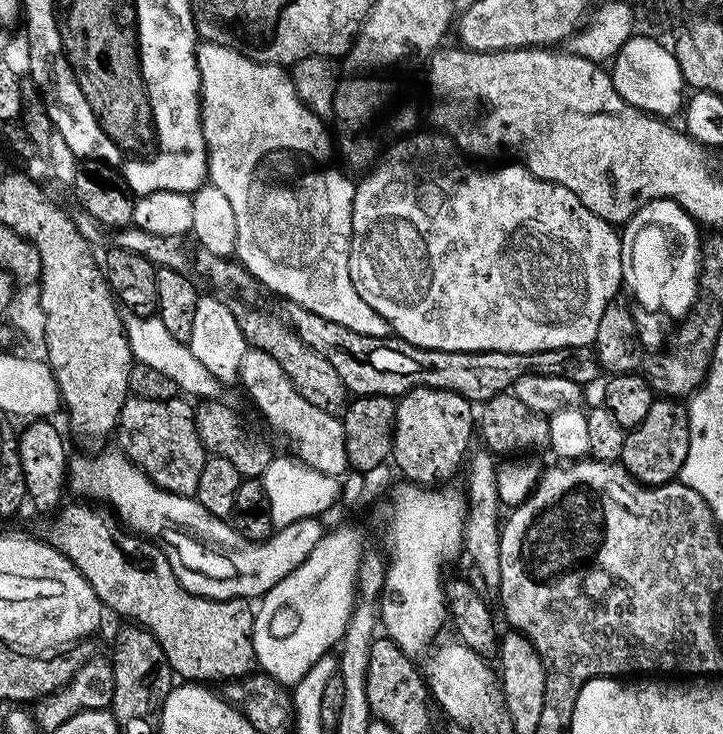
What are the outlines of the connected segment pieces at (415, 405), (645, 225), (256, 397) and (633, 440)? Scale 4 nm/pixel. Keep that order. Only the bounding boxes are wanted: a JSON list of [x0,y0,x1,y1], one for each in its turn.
[[391,388,474,486],[620,200,700,318],[238,348,349,478],[618,398,690,488]]

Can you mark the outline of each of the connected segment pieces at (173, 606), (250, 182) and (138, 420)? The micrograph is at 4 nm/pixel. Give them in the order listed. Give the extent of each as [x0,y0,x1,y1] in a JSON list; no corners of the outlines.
[[46,502,256,682],[196,42,390,336],[118,395,206,497]]

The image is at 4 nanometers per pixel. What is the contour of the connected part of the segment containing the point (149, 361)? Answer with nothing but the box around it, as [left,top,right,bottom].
[124,313,221,399]

